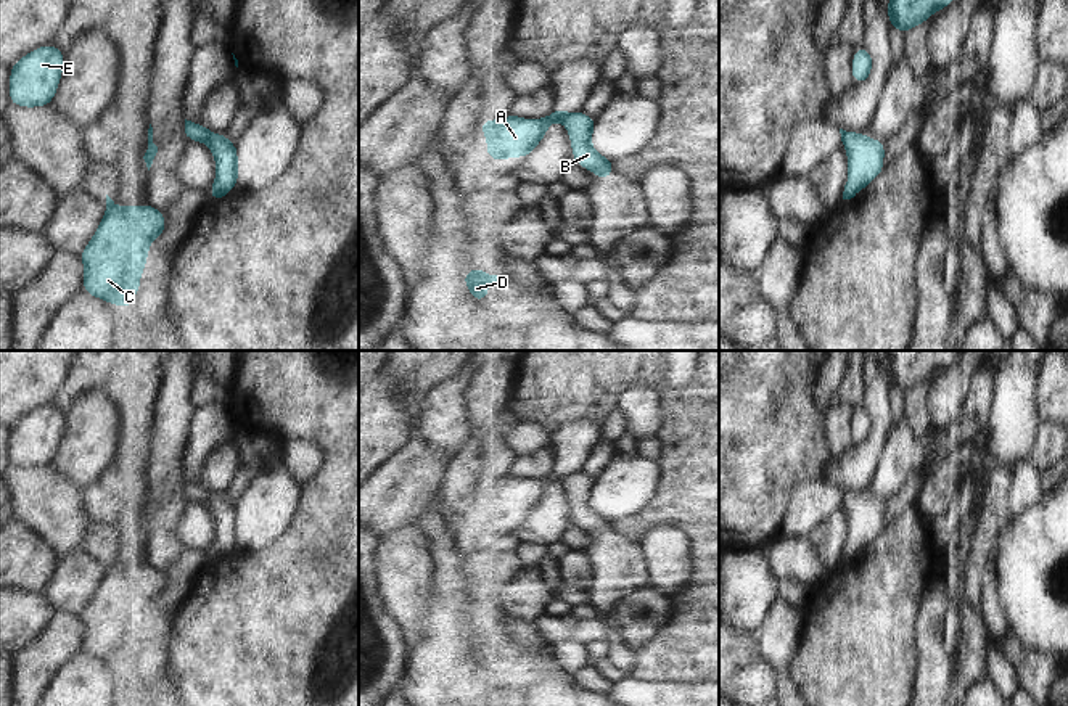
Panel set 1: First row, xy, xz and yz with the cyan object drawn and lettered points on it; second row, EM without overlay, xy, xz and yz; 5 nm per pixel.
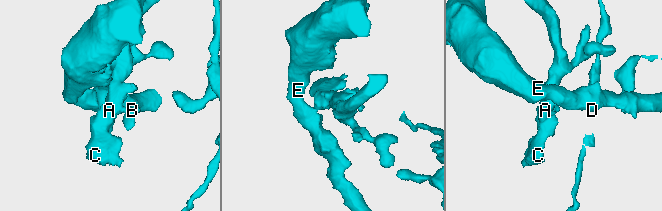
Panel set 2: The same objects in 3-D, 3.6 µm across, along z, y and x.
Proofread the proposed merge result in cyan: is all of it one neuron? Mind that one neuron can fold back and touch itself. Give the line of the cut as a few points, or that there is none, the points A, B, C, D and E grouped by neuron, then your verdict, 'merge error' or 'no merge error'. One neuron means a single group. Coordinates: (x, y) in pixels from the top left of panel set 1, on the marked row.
xz (570, 113), (563, 123) | A C D E / B | merge error

